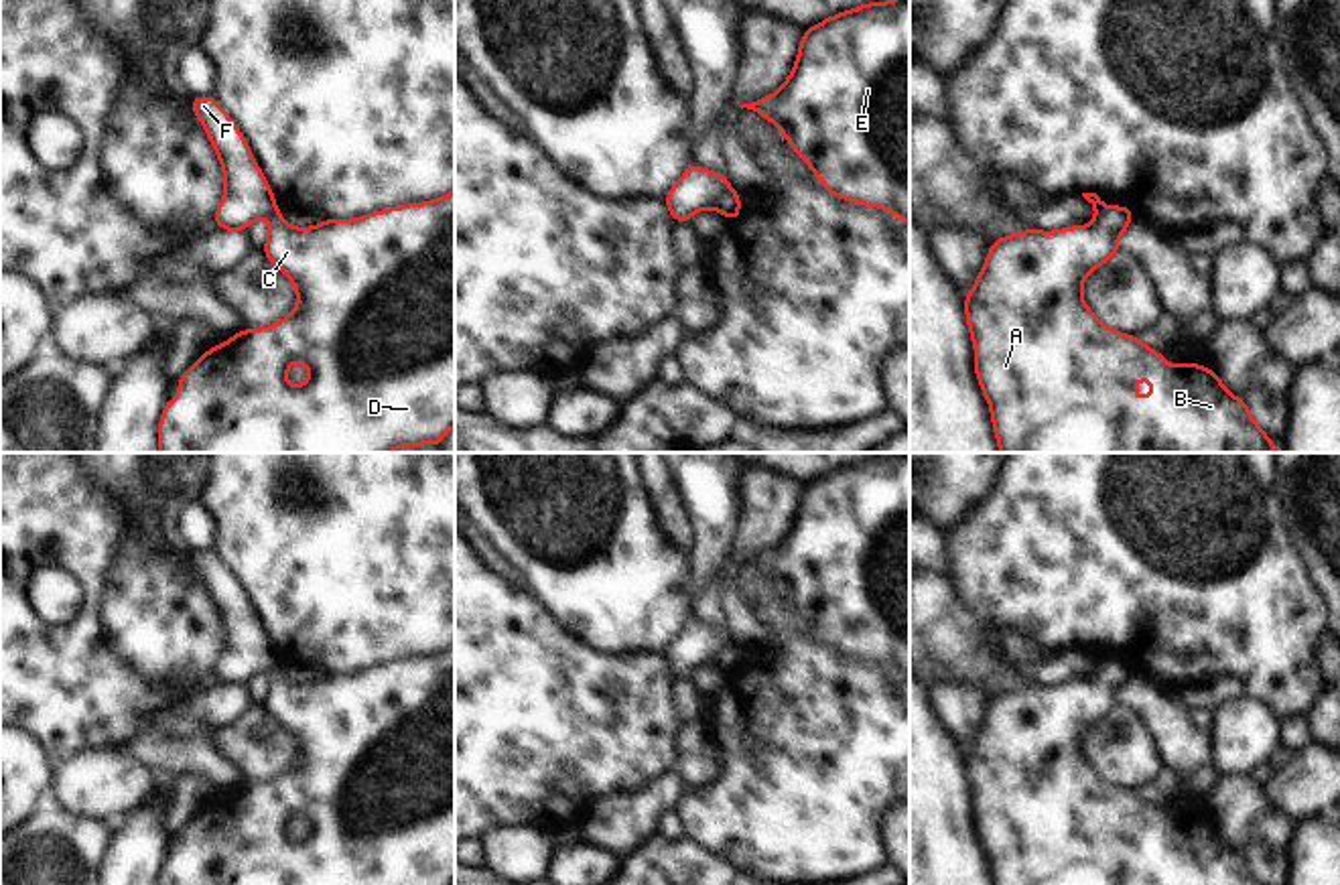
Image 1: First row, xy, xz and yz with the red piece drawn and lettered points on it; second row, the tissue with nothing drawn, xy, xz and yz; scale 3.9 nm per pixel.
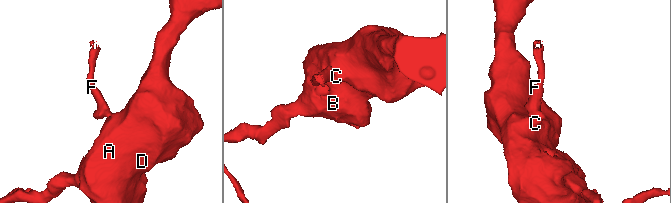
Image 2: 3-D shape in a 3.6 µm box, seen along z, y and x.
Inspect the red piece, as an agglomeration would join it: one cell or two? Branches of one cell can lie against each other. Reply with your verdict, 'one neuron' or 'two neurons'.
two neurons

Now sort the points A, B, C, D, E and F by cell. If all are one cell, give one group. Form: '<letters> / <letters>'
A B C D E / F

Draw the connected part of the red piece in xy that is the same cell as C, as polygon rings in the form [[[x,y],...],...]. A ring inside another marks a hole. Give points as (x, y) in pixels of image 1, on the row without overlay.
[[[455,643],[426,658],[372,666],[359,674],[325,674],[315,682],[288,680],[280,664],[270,668],[268,674],[268,694],[262,706],[290,733],[296,743],[296,763],[264,784],[242,784],[203,808],[179,832],[179,855],[173,857],[166,850],[158,885],[451,885],[455,881]],[[294,816],[309,822],[309,834],[303,840],[290,840],[284,832]]]

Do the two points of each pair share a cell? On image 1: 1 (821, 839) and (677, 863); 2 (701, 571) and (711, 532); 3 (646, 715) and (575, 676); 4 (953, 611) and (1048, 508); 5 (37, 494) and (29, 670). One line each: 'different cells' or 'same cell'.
1: different cells
2: same cell
3: same cell
4: different cells
5: same cell

